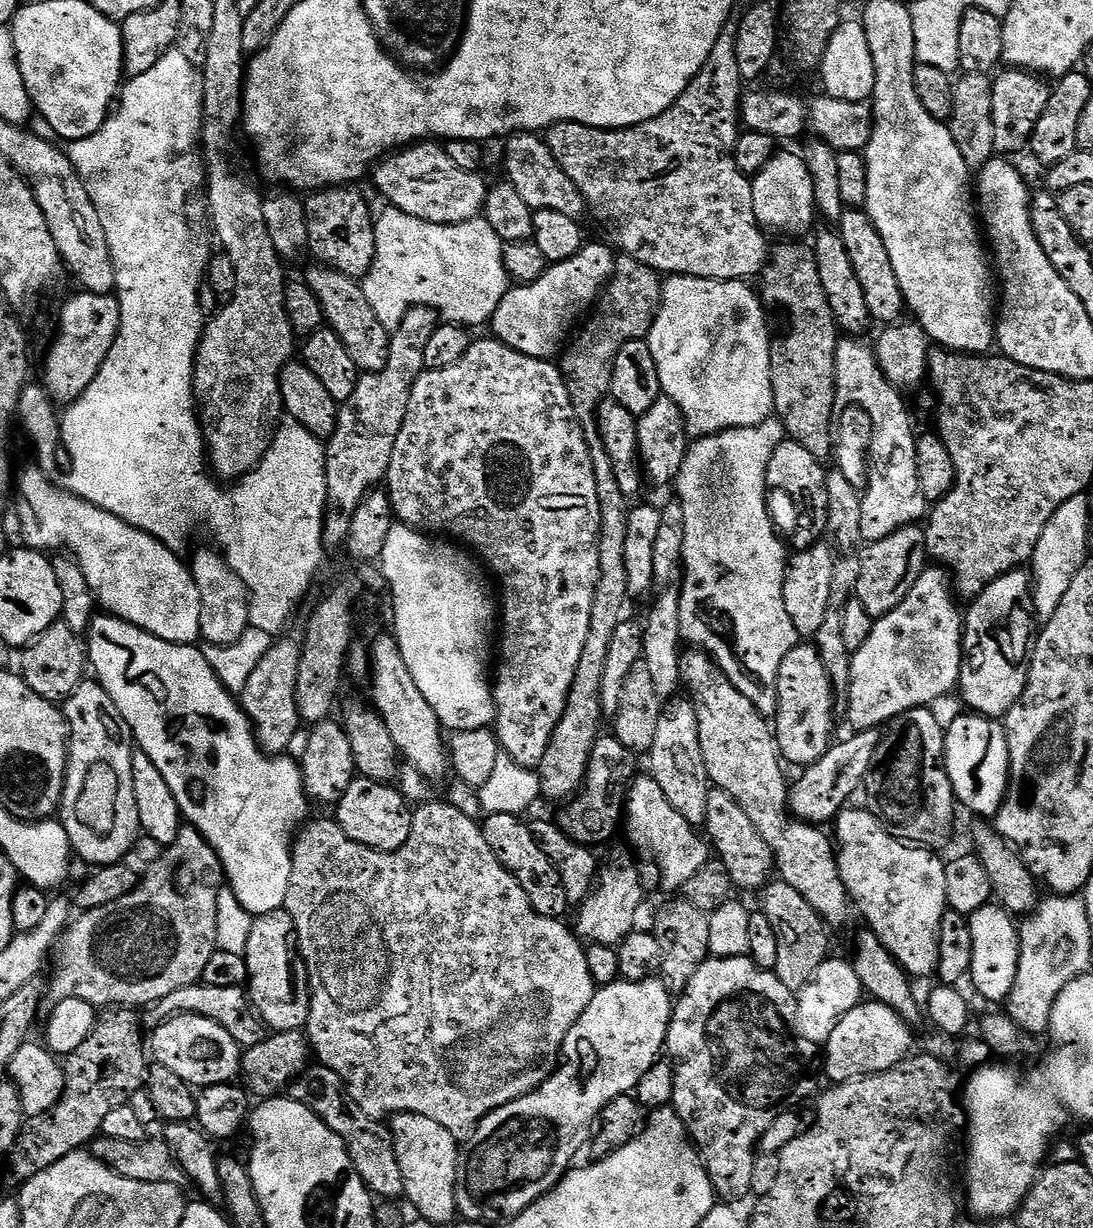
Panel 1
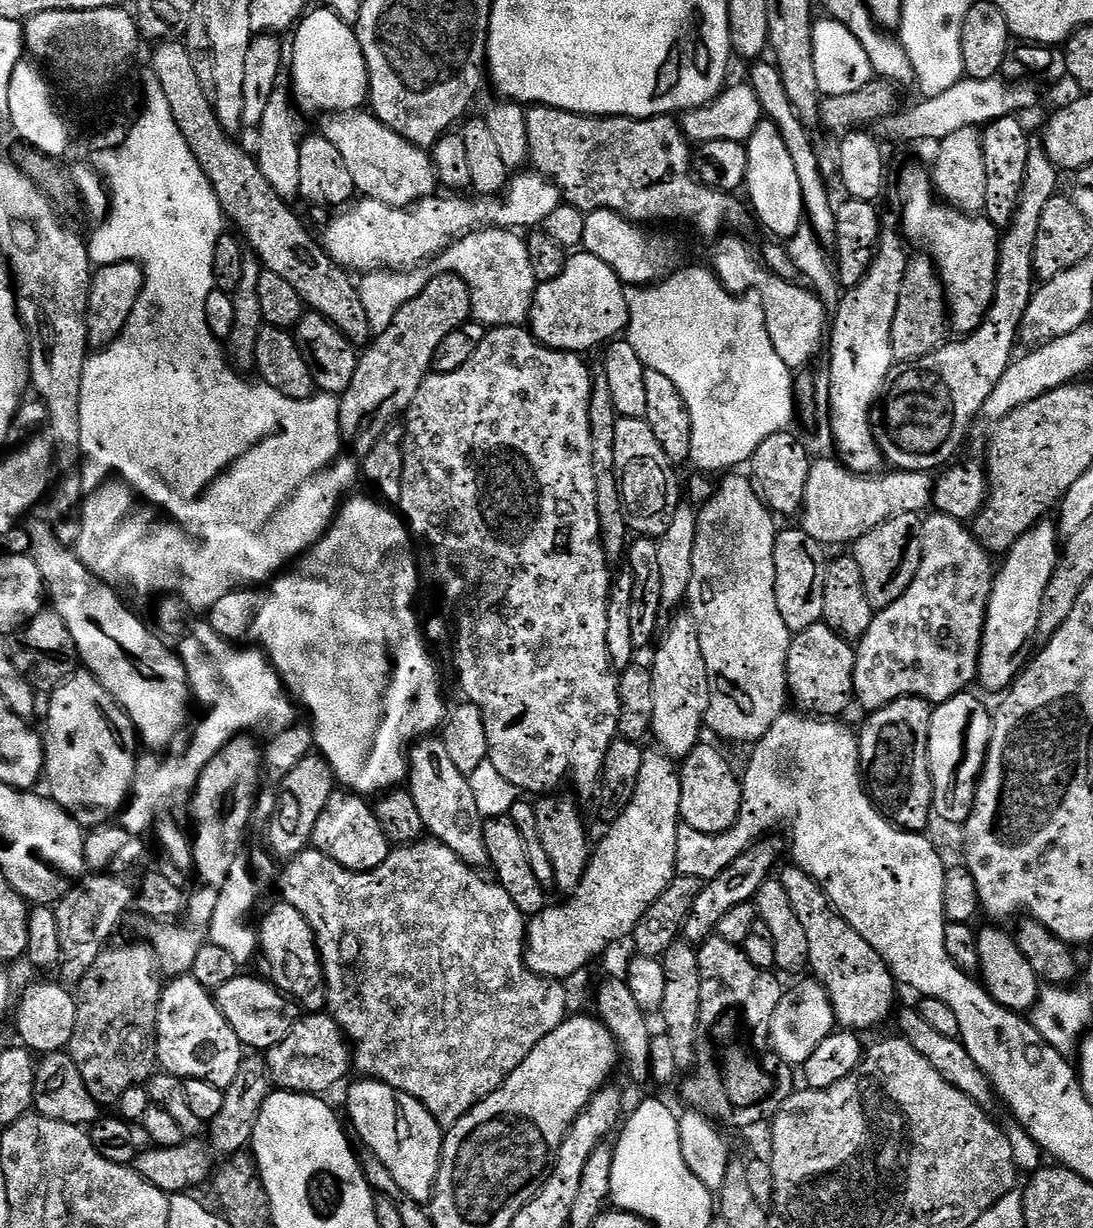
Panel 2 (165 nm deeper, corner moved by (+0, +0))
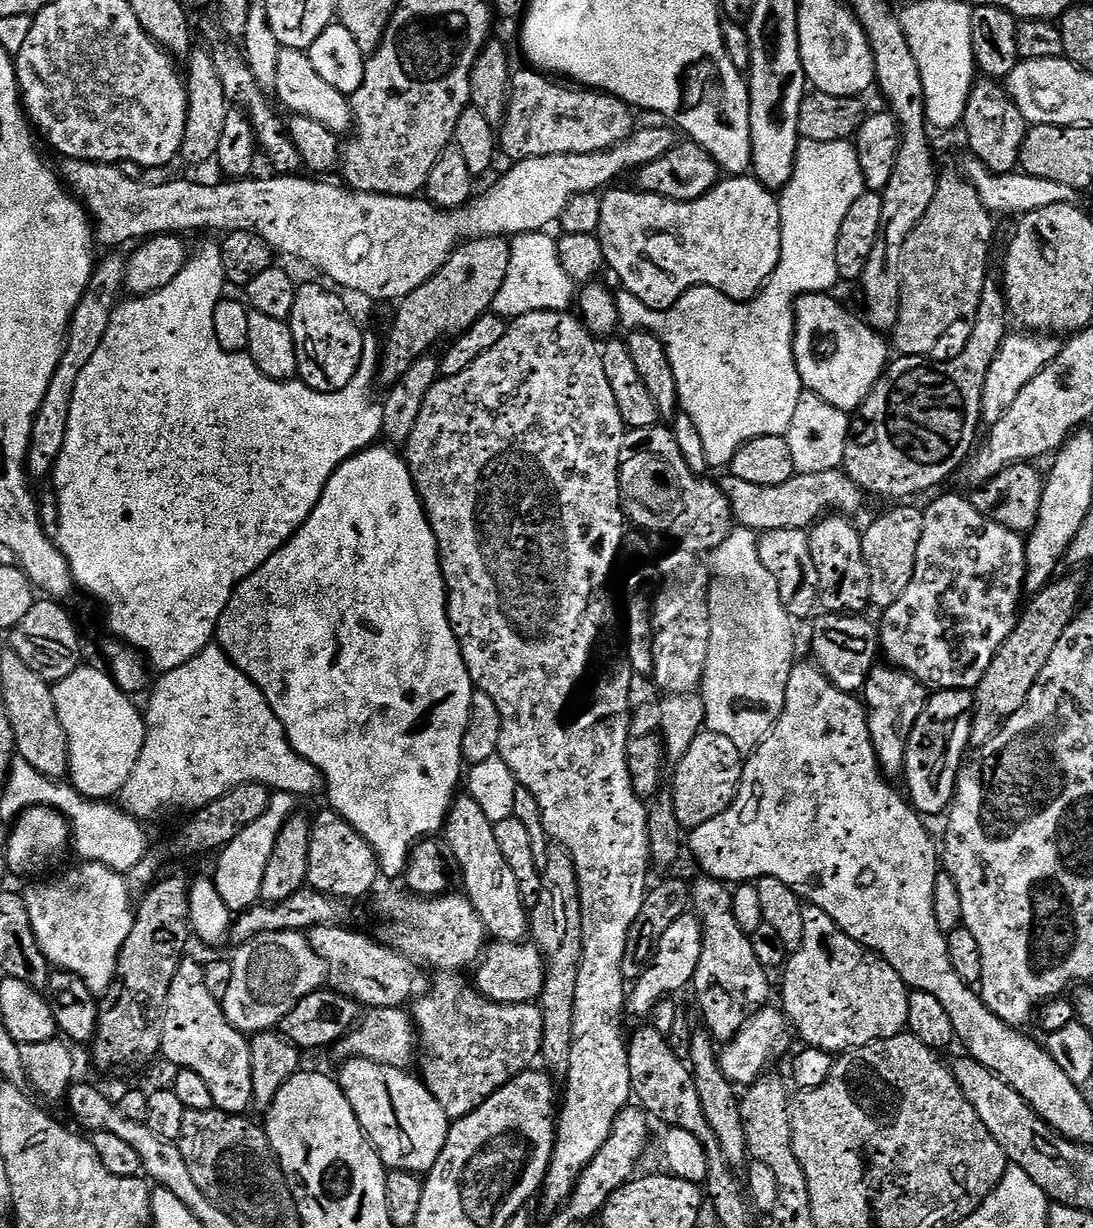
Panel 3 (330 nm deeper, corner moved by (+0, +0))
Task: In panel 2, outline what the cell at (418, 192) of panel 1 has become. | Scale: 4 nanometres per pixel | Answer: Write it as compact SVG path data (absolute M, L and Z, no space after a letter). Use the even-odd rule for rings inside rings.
M371 111L338 112L327 117L323 136L342 154L346 170L354 177L354 186L361 197L377 200L386 206L409 208L420 200L437 195L436 163L425 149L411 144L402 134L390 130Z

